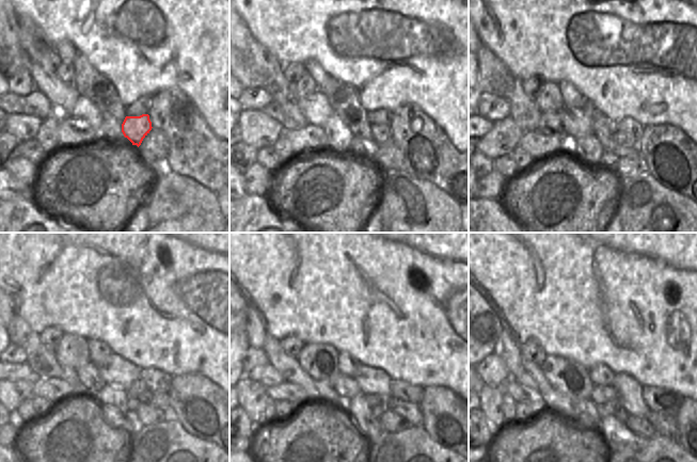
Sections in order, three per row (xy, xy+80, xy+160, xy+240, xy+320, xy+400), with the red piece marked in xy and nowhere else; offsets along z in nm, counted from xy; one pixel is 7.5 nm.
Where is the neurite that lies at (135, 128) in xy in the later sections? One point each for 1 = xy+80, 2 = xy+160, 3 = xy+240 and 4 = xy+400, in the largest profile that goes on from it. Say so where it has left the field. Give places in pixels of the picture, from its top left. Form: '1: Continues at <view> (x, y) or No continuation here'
1: Continues at xy+80 (380, 133)
2: Continues at xy+160 (620, 152)
3: Continues at xy+240 (157, 400)
4: Continues at xy+400 (664, 425)

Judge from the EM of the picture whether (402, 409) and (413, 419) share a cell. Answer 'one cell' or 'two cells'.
one cell

